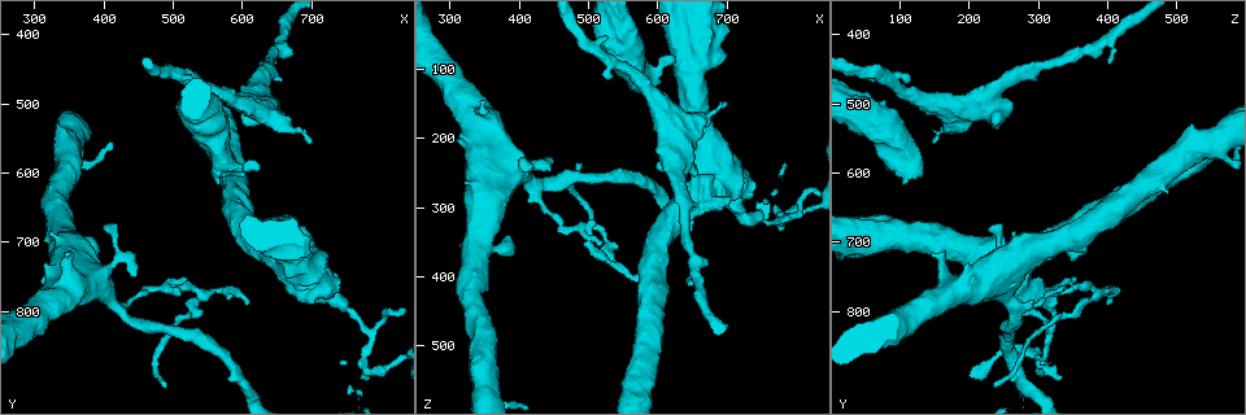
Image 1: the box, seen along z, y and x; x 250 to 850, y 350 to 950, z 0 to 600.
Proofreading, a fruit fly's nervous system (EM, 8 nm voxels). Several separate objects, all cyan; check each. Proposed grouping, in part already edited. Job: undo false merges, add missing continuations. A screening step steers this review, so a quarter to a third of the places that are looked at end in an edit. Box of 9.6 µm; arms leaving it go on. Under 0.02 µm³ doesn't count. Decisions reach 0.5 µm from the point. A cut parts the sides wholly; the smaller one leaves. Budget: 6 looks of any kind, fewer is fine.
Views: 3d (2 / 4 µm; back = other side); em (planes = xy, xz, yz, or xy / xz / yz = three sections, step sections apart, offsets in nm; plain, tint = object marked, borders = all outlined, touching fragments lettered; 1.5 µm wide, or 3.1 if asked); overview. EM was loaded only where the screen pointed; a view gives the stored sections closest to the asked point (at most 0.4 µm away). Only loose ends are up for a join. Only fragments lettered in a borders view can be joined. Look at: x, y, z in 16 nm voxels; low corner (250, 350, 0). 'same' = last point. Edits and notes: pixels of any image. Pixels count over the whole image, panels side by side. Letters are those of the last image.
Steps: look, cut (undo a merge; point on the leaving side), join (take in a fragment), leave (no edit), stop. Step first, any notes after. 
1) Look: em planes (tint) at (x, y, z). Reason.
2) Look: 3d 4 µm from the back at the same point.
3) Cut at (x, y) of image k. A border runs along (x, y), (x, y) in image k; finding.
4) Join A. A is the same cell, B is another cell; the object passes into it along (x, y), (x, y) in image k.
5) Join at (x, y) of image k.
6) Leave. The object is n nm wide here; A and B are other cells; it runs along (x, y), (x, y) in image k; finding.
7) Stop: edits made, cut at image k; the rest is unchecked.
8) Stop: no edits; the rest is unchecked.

Look: 3d 2 µm at (495, 765, 330). Abrupt turn.

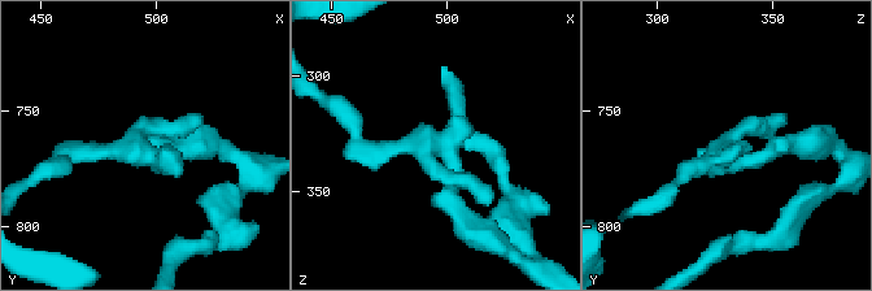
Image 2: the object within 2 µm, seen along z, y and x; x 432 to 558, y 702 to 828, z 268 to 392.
Look: em xz step 4 (tint) at (494, 769, 328). Shape alone is not enough.

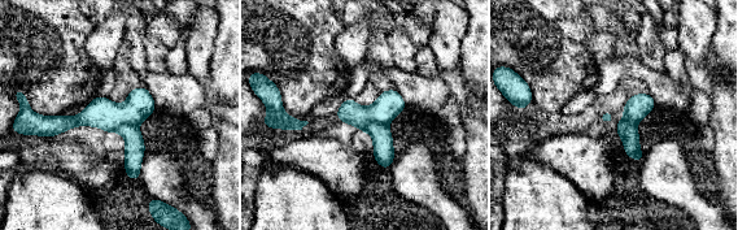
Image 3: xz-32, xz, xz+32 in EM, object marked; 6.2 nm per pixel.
Look: em planes (borders) at the same point. Another direction.

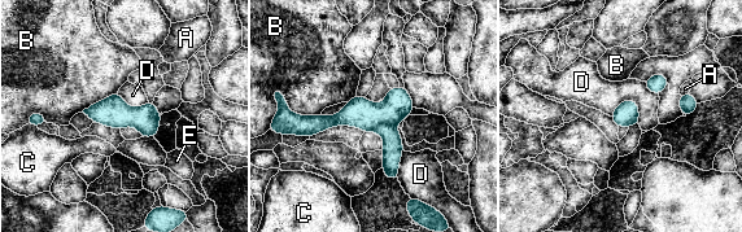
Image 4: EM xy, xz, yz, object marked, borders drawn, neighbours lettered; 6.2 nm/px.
Cut at (393, 148) of image 4. The object is 150 nm wide here; A, B, C, D and E are other cells; a border runs along (394, 123), (382, 123), (375, 130) in image 4; two neurons meet here.

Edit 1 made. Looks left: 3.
Look: overview.

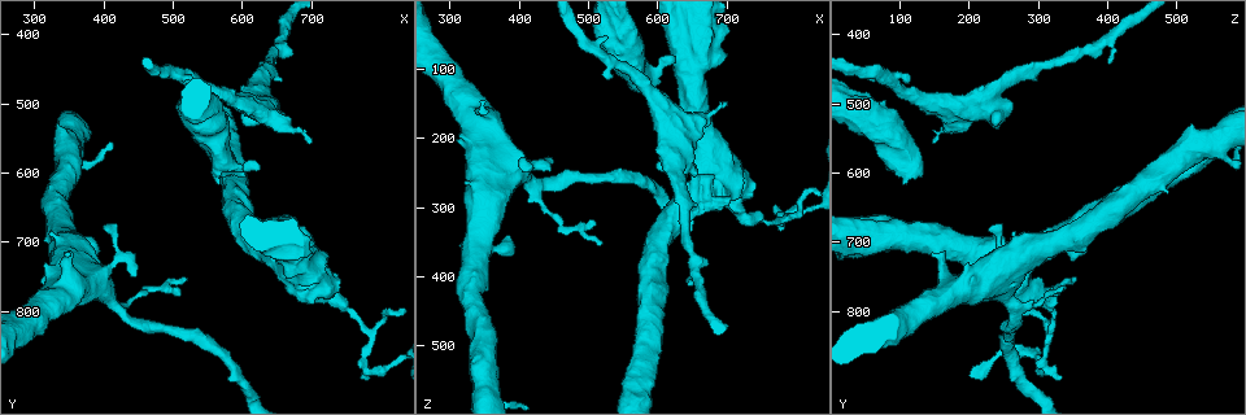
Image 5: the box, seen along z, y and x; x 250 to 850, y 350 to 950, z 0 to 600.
Look: em planes (borders) at (525, 465, 120). Free end.

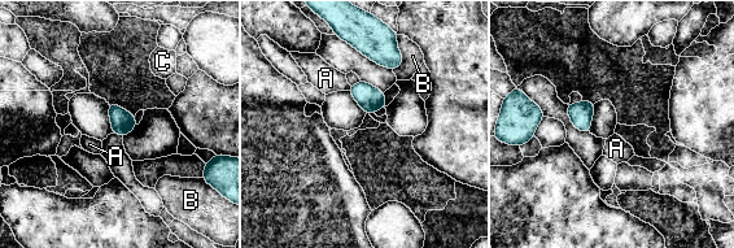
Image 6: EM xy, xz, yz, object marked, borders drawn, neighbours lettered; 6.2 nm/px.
Leave. A, B and C are other cells; a border runs along (350, 86), (348, 90) in image 6; no lettered fragment goes on from it.

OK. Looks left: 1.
Stop: edits made, cut at image 4; the rest is unchecked.

